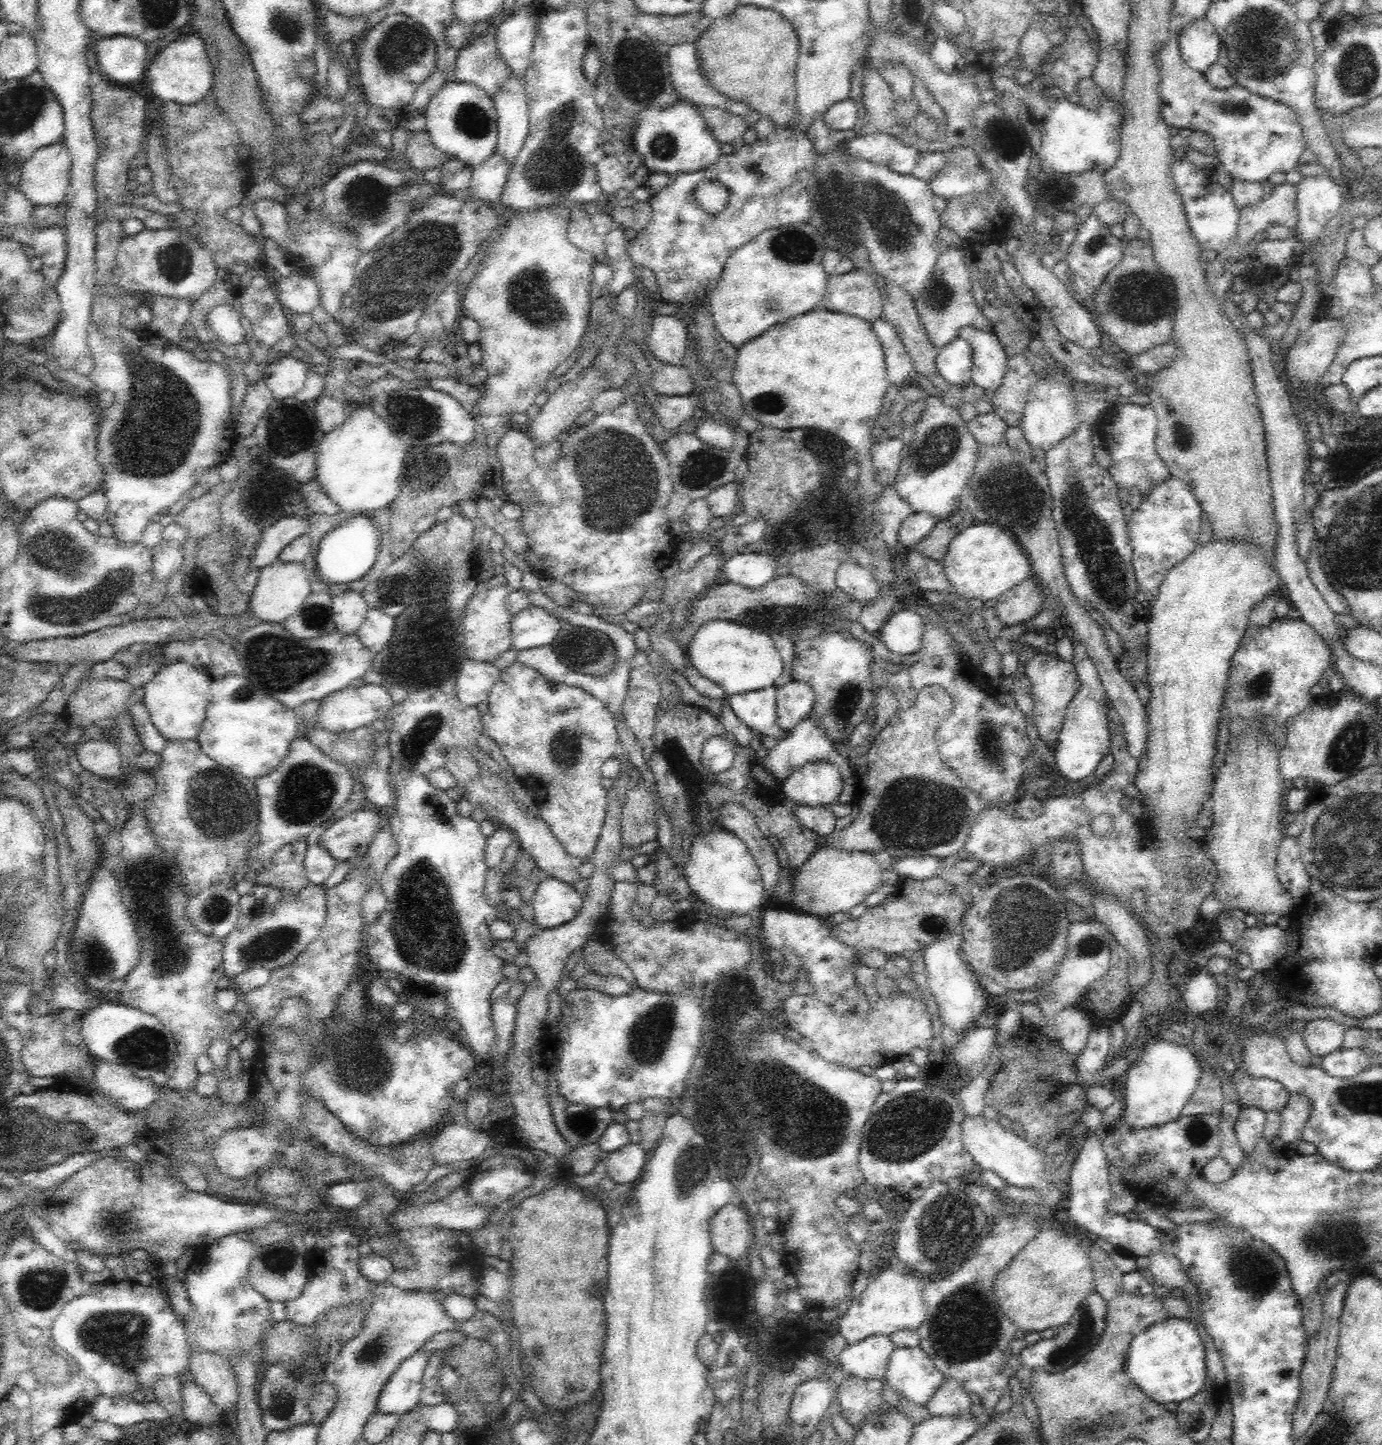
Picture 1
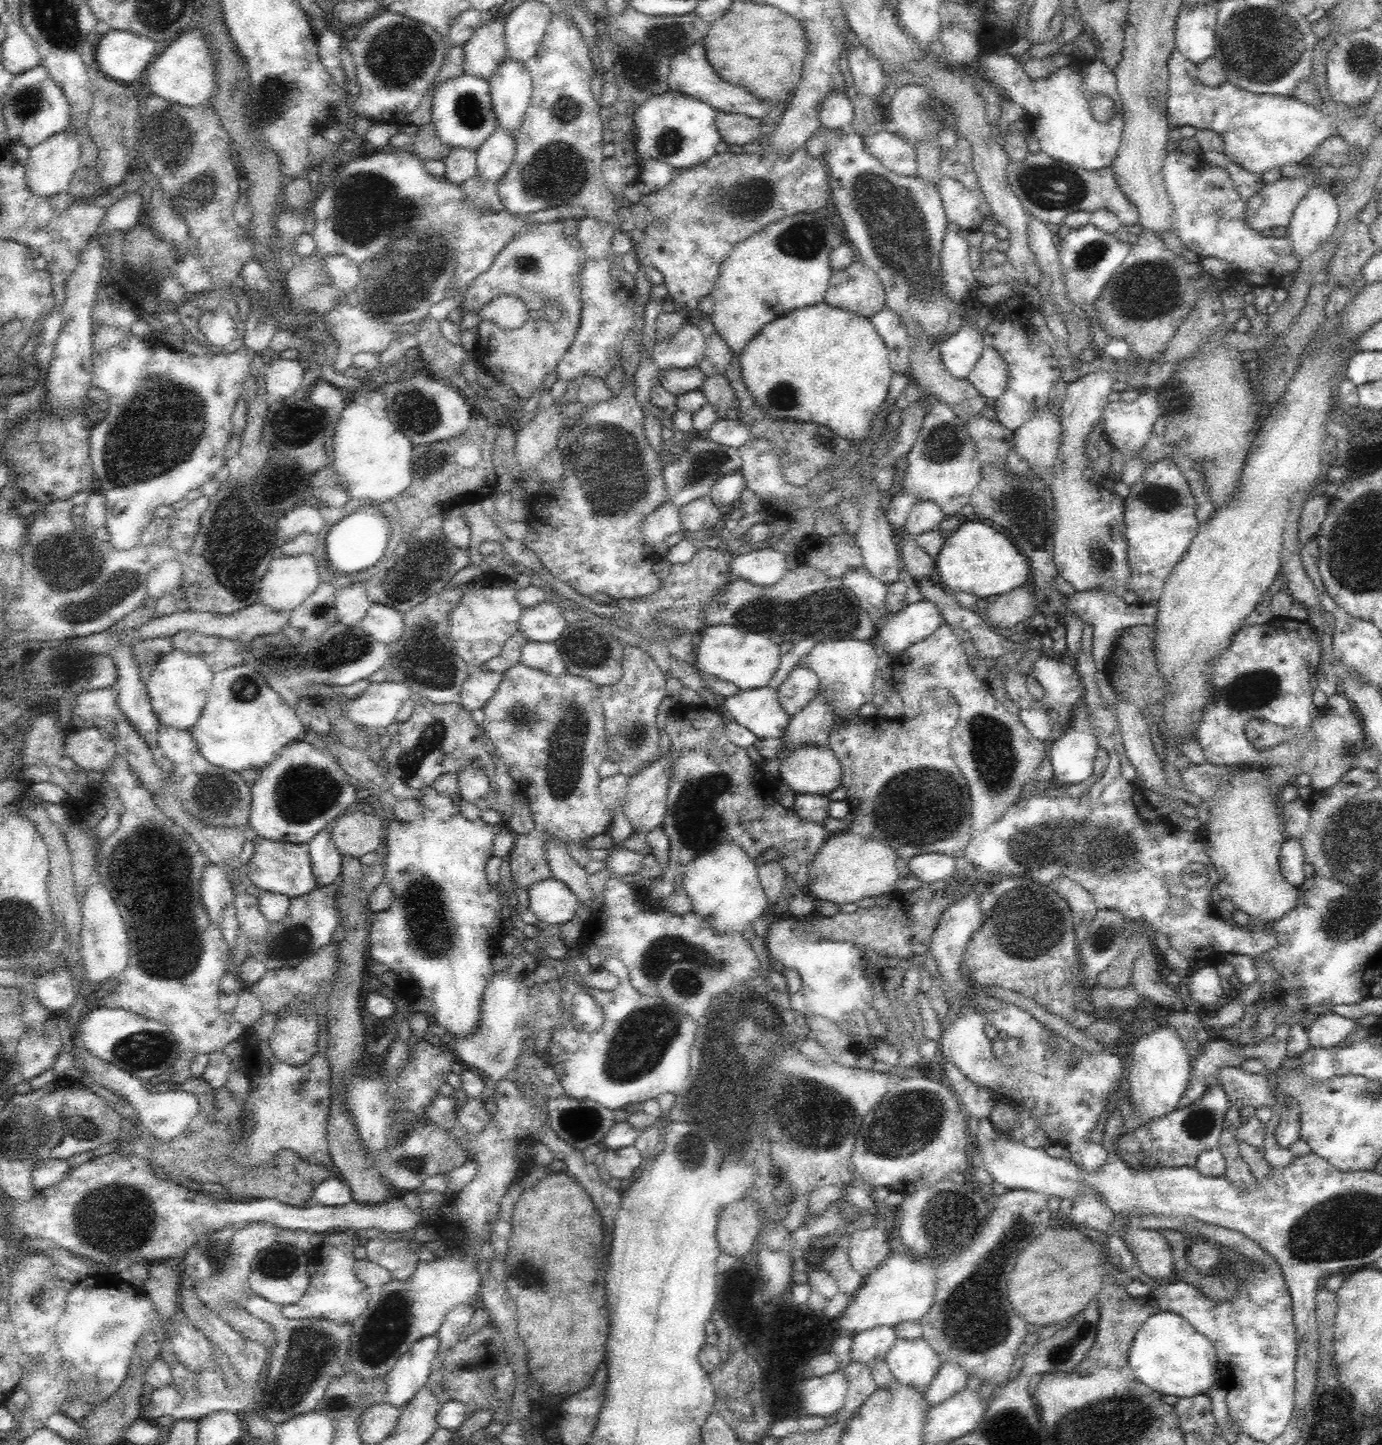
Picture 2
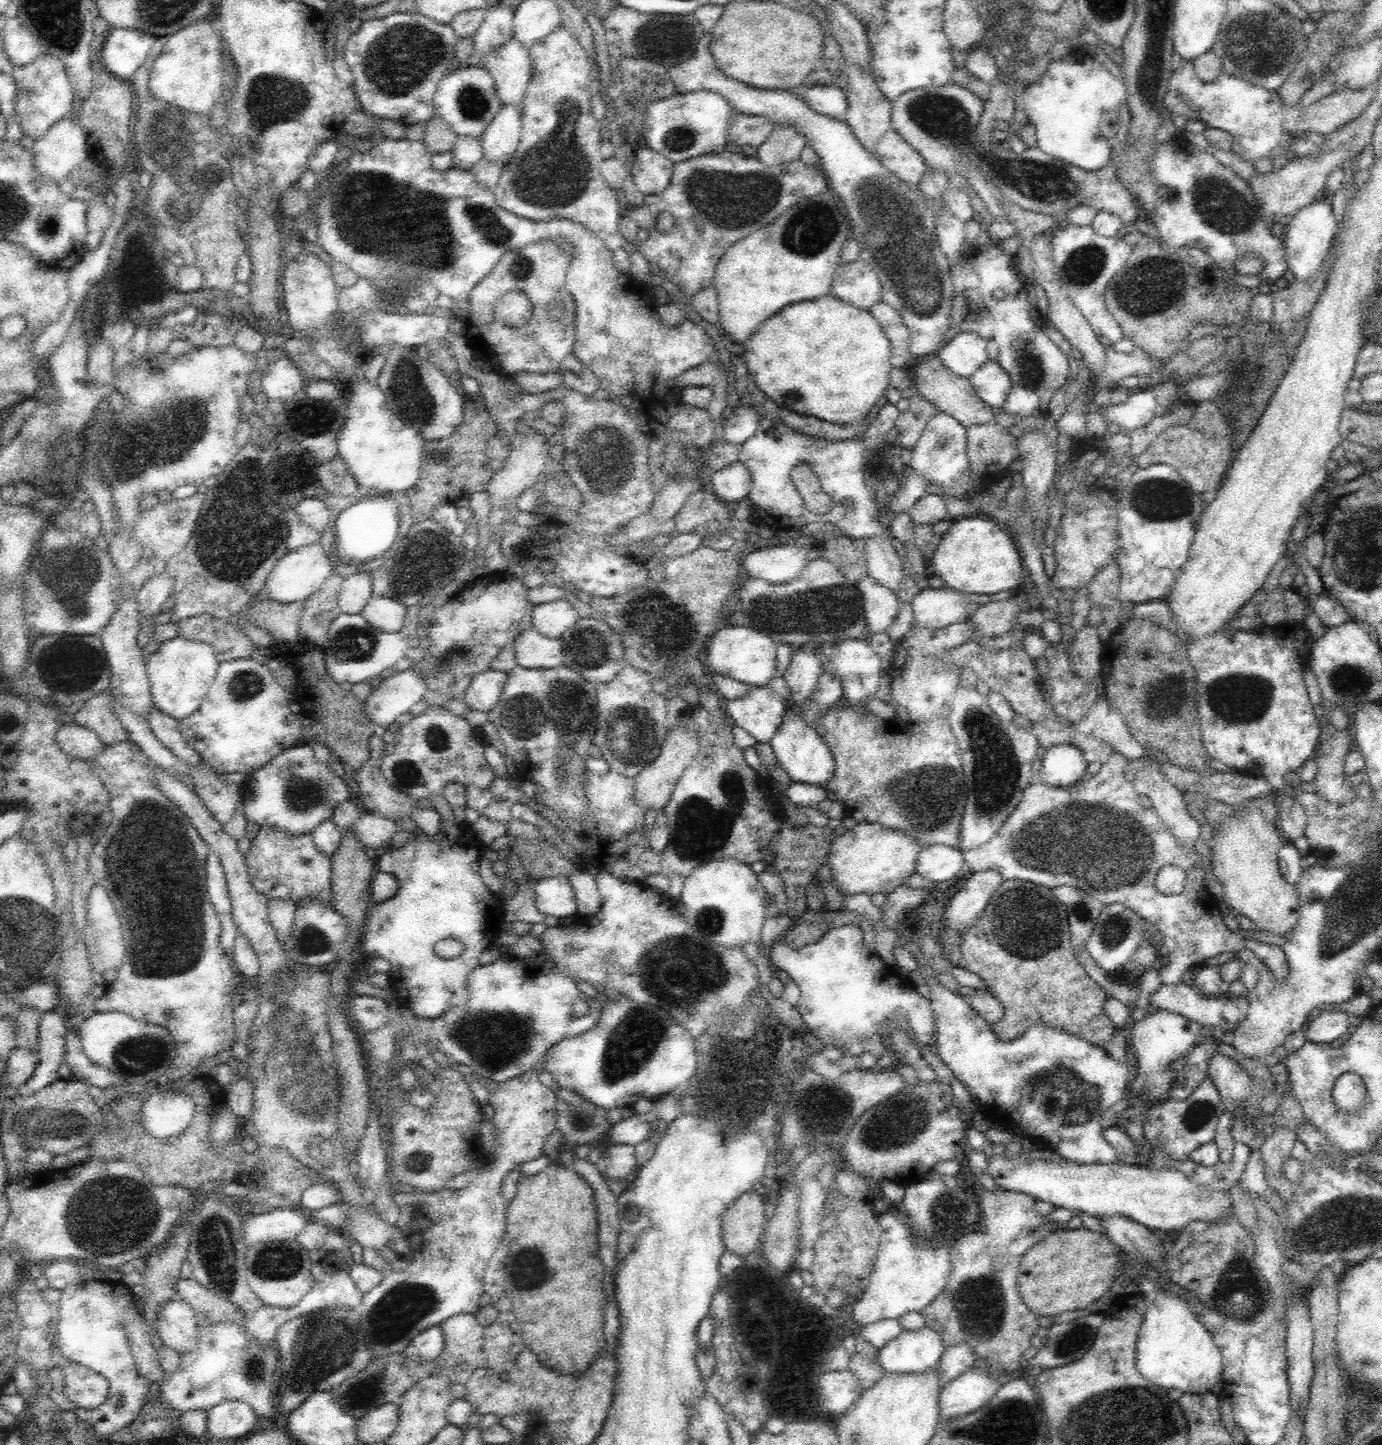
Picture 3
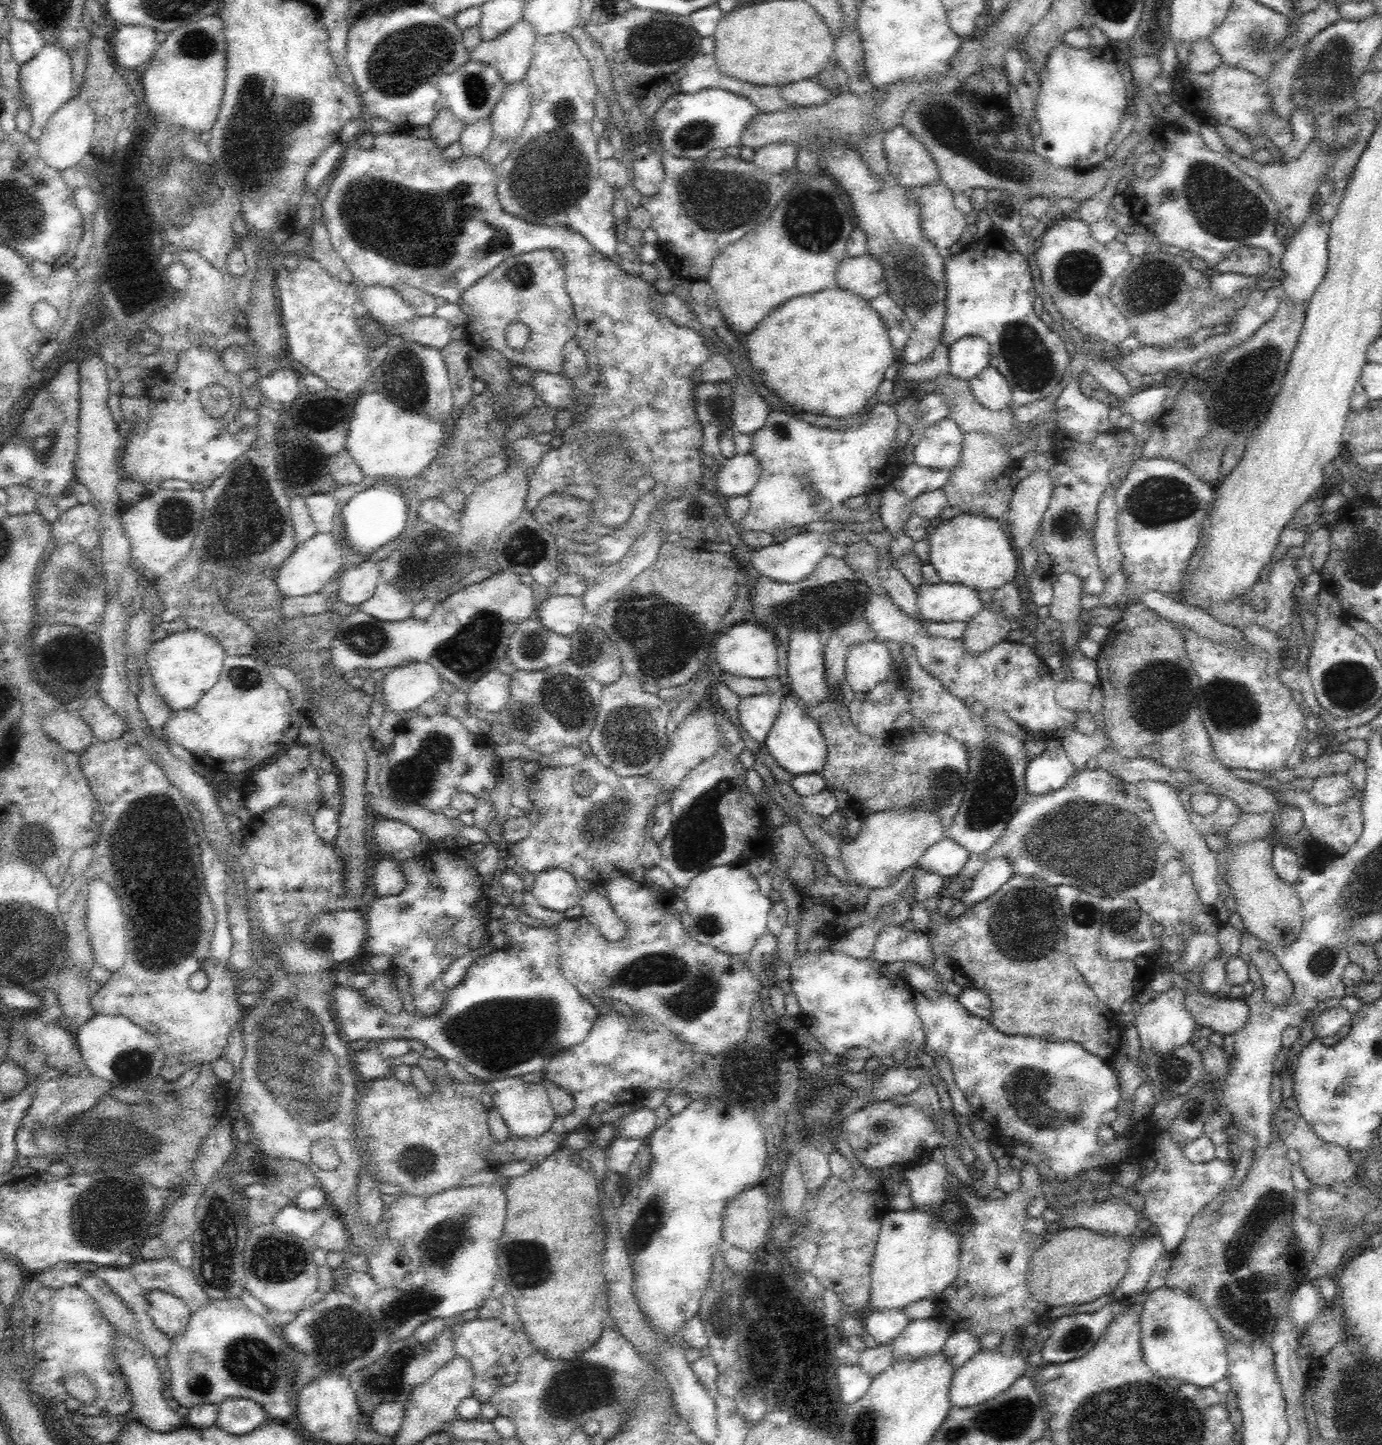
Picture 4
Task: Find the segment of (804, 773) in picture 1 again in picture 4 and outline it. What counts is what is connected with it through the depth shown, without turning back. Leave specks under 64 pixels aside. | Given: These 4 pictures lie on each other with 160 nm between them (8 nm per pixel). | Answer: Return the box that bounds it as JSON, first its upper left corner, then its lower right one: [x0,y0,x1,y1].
[765,692,828,775]

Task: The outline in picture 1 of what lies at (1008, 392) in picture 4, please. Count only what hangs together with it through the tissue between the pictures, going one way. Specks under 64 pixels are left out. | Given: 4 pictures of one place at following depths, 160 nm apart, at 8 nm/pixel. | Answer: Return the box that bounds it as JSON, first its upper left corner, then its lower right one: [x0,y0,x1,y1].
[959,326,1008,394]

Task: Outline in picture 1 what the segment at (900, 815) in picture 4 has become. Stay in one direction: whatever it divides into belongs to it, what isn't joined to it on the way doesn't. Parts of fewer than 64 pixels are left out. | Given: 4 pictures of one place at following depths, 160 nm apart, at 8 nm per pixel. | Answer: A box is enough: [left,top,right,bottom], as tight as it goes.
[790,846,883,916]

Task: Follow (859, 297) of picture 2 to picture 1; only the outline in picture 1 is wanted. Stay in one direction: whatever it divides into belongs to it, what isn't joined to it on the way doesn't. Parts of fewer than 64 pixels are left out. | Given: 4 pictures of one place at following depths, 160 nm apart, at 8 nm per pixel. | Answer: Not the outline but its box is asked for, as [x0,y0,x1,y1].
[818,270,884,323]

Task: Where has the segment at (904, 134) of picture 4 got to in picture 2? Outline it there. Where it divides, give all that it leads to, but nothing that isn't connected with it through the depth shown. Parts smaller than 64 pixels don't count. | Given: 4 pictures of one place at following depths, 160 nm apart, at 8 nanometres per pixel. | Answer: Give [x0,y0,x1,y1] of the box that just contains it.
[864,131,917,176]

